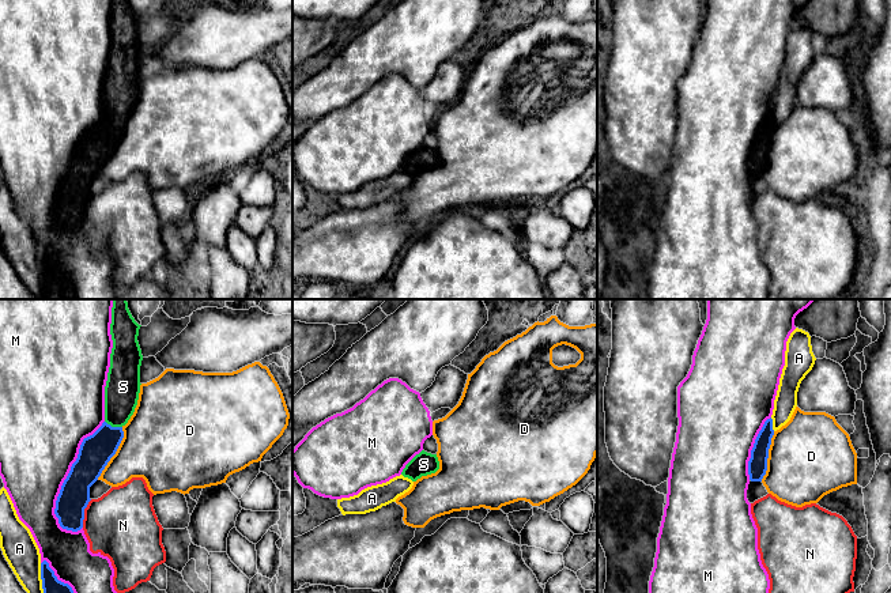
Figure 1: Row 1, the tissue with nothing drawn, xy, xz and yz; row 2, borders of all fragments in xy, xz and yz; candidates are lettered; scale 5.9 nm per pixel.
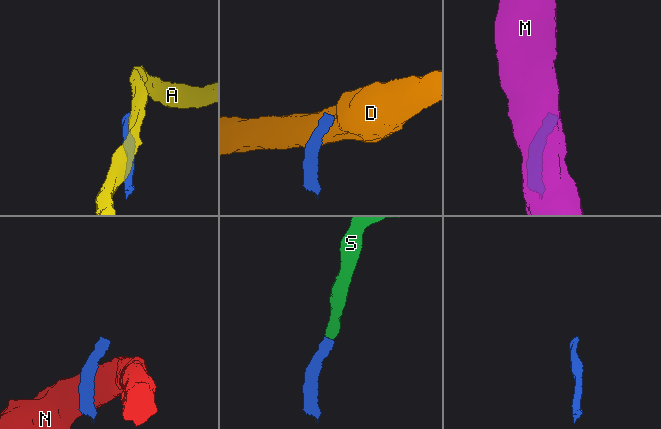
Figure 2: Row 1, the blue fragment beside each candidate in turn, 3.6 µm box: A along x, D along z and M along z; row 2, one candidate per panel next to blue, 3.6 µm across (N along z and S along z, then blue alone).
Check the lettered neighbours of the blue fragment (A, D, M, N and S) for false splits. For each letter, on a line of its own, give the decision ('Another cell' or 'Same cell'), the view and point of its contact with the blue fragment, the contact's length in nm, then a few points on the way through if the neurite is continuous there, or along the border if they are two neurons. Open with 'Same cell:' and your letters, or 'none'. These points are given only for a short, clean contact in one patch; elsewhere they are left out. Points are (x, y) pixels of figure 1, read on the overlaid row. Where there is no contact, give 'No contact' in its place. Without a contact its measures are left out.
Same cell: S
A: Another cell. Touches blue at xy (41, 578). Shared border 180 nm
D: Another cell. Touches blue at xy (114, 453). Shared border 340 nm
M: Another cell. Touches blue at xy (68, 473). Shared border 700 nm
N: Another cell. Touches blue at xy (83, 513). Shared border 180 nm
S: Same cell. Touches blue at xy (113, 427). Shared border 110 nm. Path across: xy (95, 450), (113, 427), (123, 386)

